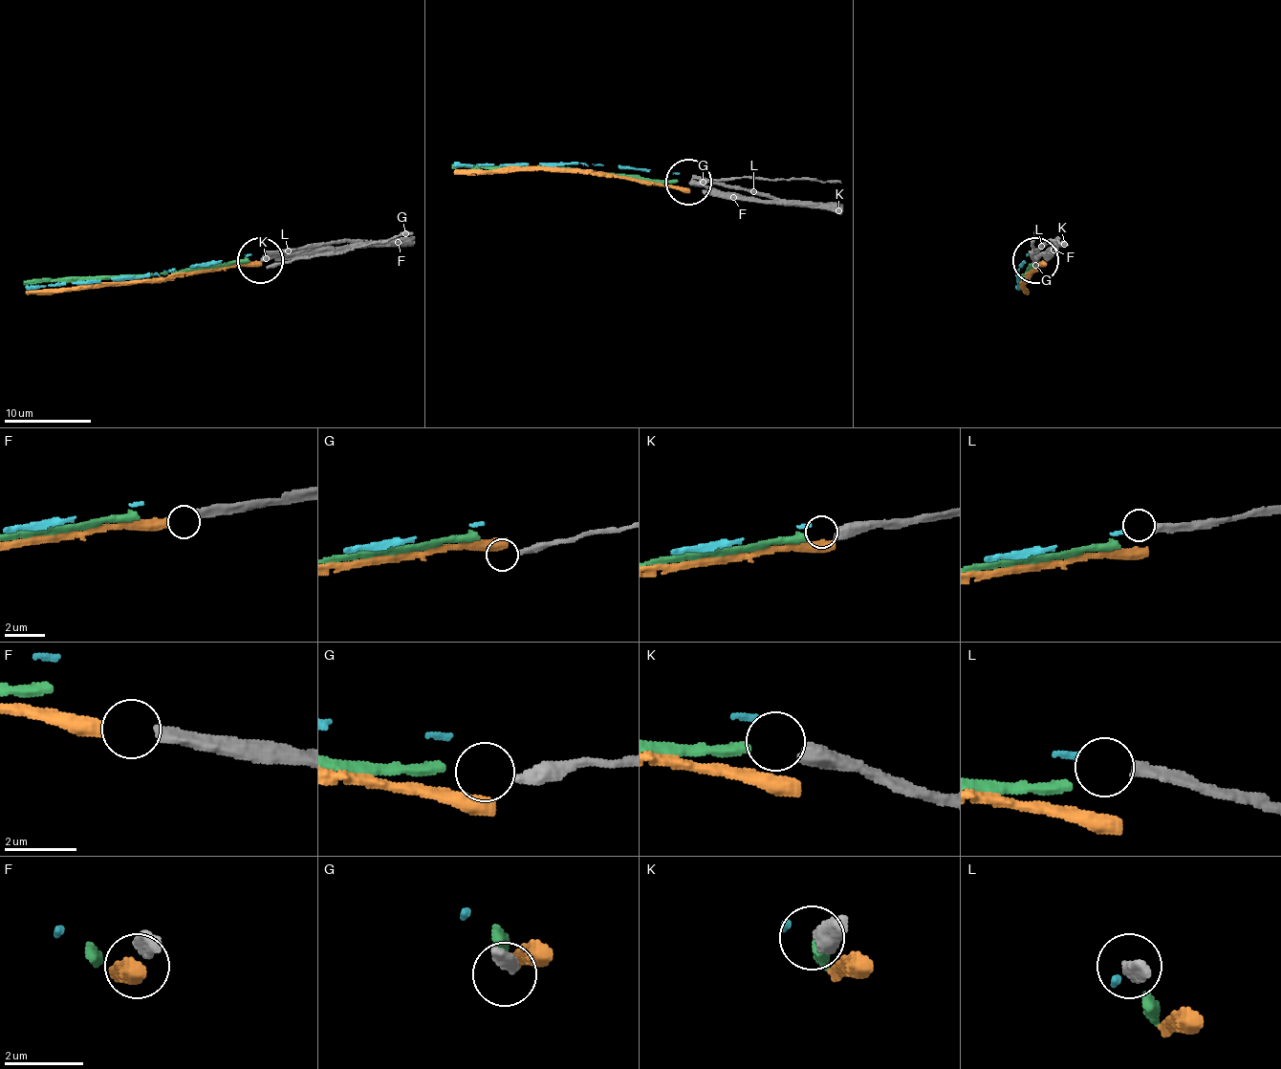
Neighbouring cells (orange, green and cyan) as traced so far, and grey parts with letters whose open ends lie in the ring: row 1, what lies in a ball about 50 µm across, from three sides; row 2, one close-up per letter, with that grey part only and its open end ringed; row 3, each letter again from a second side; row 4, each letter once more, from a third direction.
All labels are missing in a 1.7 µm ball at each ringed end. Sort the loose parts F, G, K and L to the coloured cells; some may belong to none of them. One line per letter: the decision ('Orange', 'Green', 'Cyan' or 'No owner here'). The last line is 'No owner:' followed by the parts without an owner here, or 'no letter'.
F: Orange
G: No owner here
K: Green
L: Cyan
No owner: G

